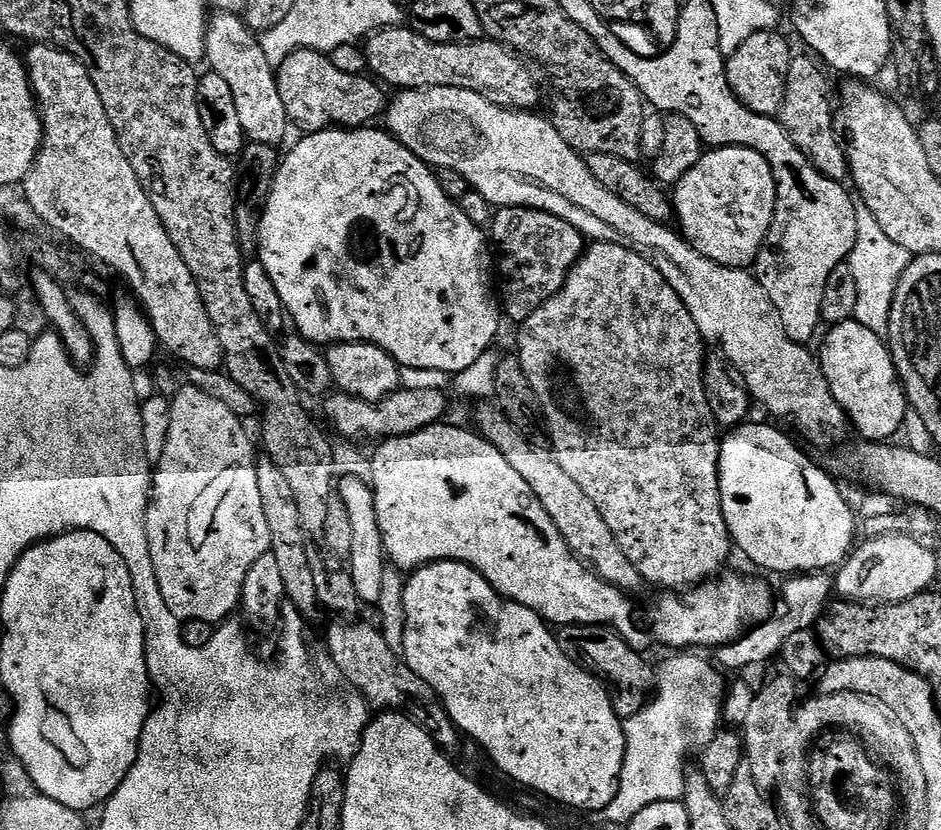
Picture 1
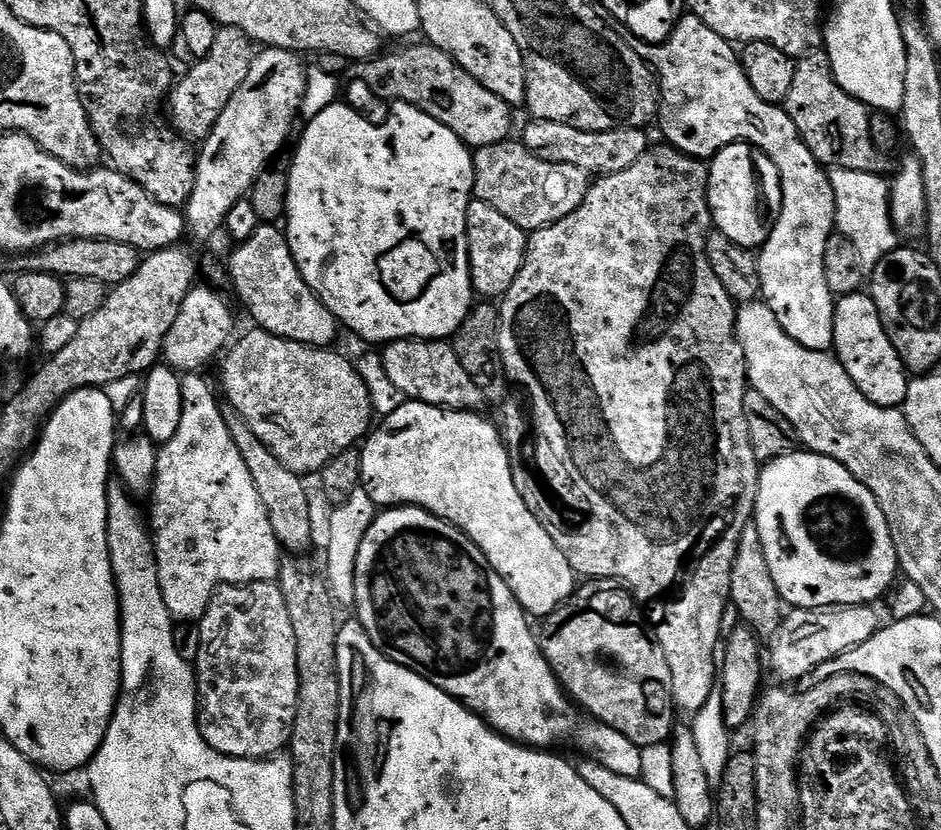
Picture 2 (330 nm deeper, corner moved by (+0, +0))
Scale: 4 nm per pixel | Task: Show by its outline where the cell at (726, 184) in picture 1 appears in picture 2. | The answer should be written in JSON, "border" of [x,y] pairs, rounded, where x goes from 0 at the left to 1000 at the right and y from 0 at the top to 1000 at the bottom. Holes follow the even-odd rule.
{"border":[[[784,172],[784,173],[773,173],[770,178],[764,180],[756,189],[755,201],[752,205],[752,251],[757,255],[757,267],[760,275],[760,278],[772,282],[772,287],[776,287],[776,292],[784,292],[784,296],[790,299],[798,299],[800,301],[807,301],[812,298],[813,292],[818,287],[820,281],[821,272],[825,271],[825,264],[827,258],[831,253],[831,229],[829,228],[829,211],[827,205],[823,200],[823,195],[816,187],[810,182],[809,178],[801,178],[798,173]]]}

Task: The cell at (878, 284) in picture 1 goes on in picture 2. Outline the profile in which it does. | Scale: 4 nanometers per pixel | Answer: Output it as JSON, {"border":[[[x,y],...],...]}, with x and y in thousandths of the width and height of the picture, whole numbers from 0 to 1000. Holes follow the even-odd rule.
{"border":[[[894,202],[883,204],[880,213],[888,240],[888,275],[908,292],[919,324],[926,325],[954,296],[954,281],[948,270],[945,218],[930,207]]]}

